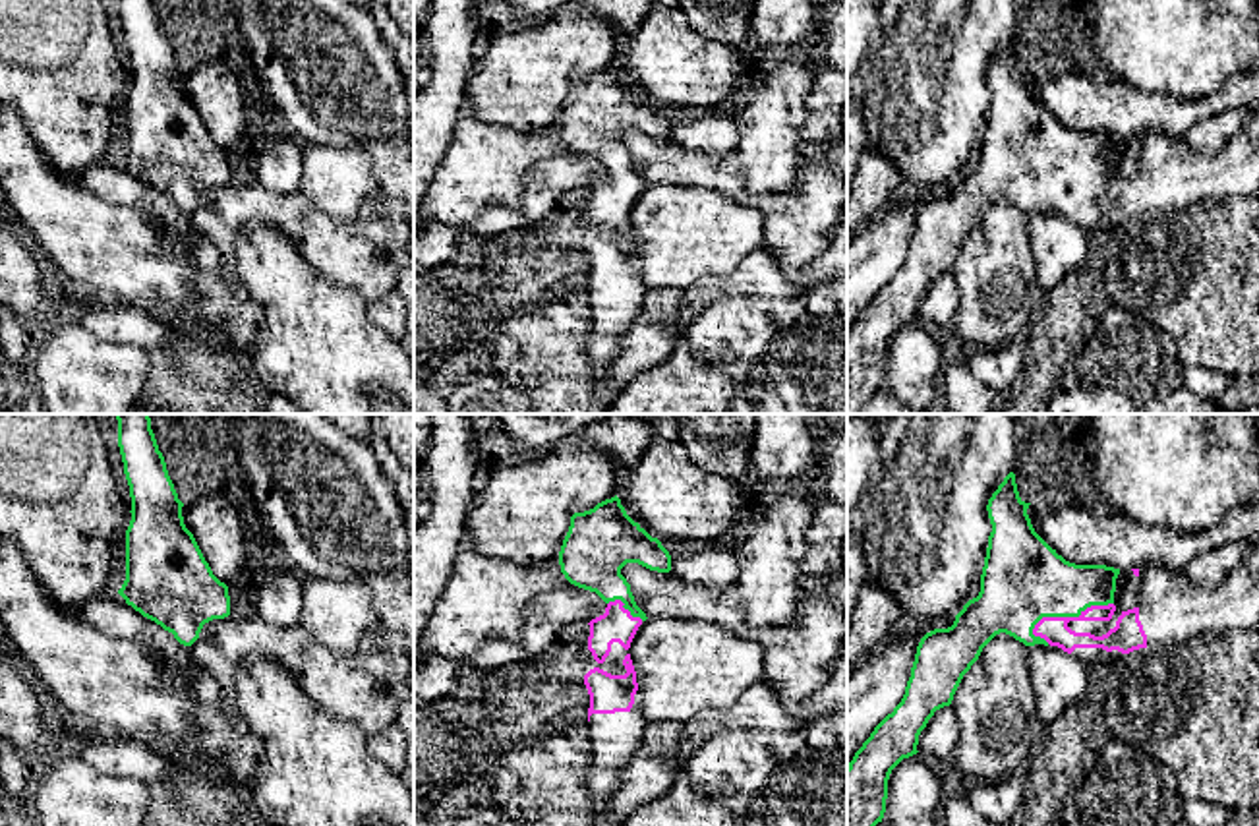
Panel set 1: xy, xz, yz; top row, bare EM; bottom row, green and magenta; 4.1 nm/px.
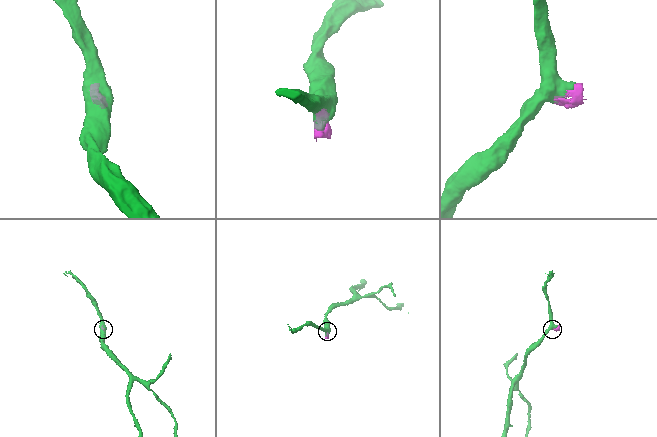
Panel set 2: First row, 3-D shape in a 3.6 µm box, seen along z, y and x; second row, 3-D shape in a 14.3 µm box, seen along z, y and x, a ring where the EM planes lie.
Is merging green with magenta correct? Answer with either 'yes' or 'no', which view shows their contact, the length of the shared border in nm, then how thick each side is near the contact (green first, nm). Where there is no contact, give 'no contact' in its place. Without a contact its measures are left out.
yes | yz | 360 nm | 360/130 nm

